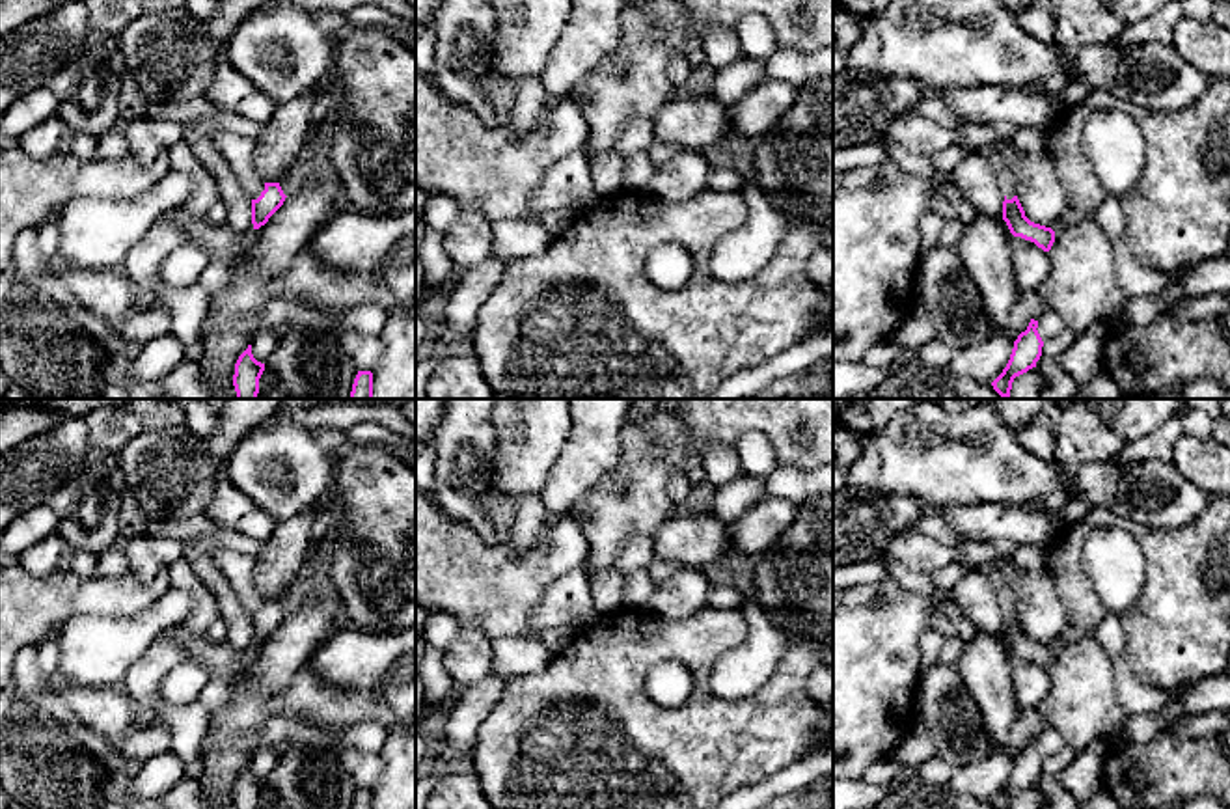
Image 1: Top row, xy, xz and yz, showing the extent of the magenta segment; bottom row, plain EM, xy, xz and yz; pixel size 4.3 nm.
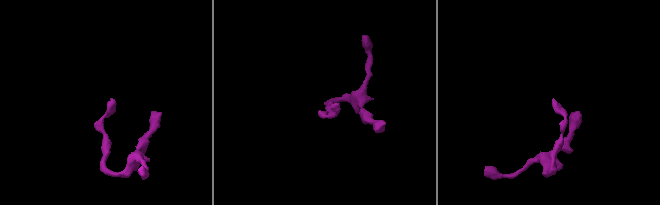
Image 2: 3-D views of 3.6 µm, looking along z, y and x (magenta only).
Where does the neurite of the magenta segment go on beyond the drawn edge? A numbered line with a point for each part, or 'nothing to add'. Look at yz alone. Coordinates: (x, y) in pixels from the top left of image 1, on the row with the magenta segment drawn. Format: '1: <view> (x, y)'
1: yz (994, 155)

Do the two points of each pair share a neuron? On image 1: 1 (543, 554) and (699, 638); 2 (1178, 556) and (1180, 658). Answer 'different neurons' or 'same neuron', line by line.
1: different neurons
2: same neuron

